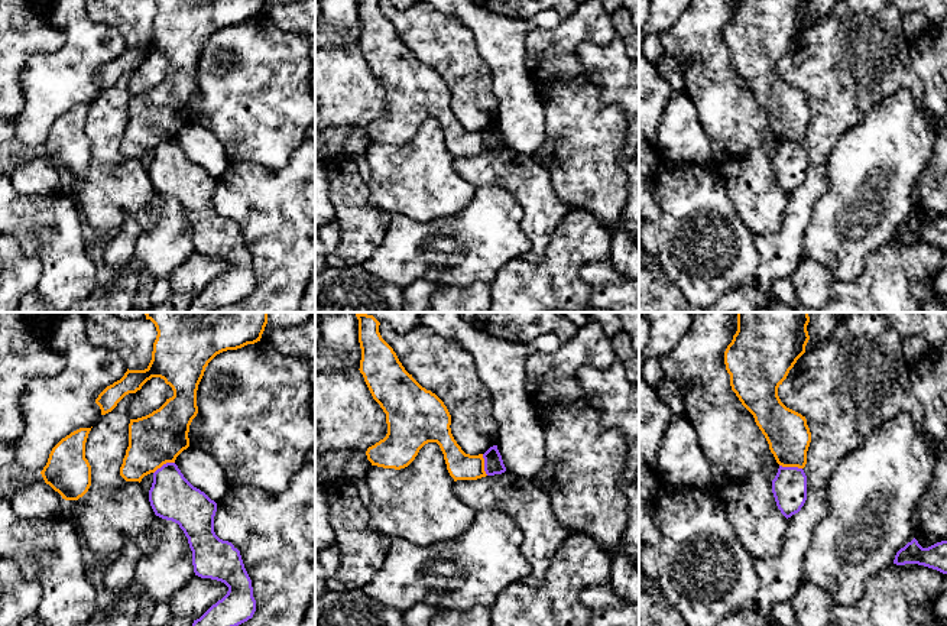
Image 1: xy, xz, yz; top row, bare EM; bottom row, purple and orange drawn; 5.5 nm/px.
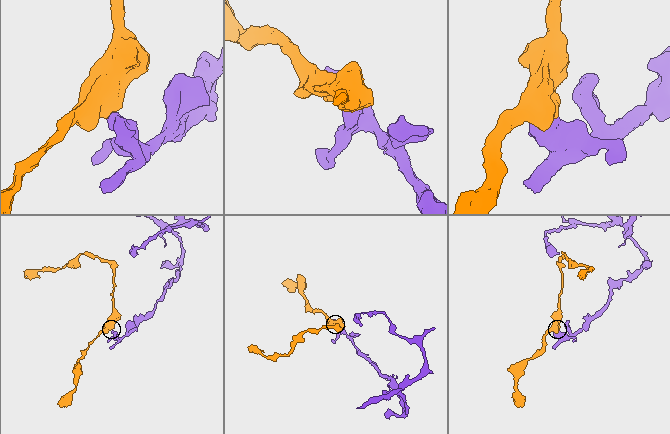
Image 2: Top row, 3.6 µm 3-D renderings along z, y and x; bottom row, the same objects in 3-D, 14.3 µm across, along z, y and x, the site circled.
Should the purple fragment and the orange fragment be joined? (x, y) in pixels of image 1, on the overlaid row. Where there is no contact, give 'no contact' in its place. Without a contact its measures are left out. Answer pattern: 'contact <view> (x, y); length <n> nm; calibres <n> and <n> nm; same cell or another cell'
contact yz (791, 467); length 130 nm; calibres 190 and 240 nm; another cell

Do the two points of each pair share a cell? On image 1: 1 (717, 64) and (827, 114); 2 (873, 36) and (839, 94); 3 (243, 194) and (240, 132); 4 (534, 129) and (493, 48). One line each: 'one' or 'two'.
1: two
2: one
3: two
4: one

